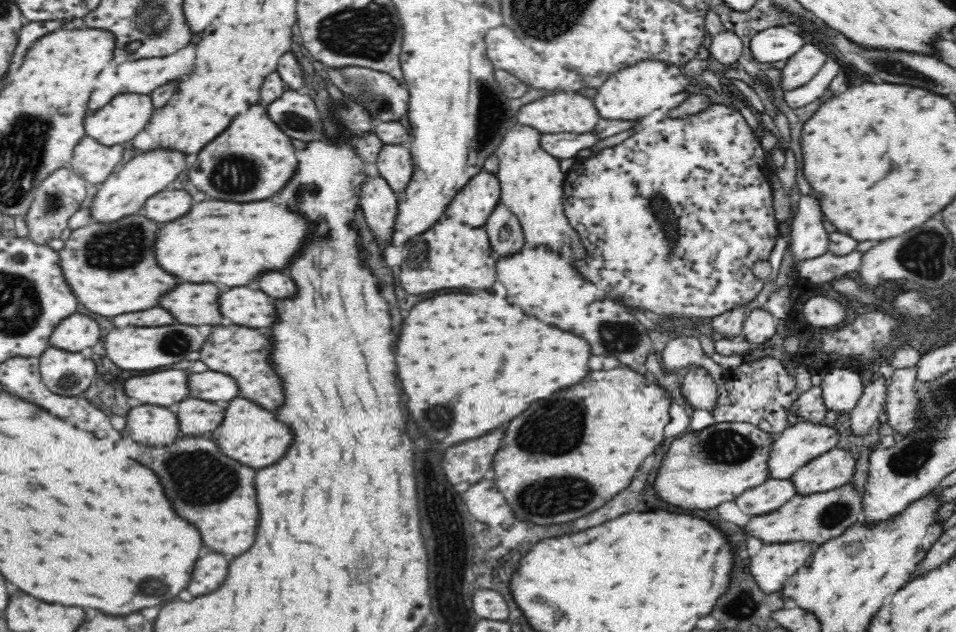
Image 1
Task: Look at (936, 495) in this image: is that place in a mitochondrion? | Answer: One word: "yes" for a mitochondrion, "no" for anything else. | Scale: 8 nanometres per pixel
no

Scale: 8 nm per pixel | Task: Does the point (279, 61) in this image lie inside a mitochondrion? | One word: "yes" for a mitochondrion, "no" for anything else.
no

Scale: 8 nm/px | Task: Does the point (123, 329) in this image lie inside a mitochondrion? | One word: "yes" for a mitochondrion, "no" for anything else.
no

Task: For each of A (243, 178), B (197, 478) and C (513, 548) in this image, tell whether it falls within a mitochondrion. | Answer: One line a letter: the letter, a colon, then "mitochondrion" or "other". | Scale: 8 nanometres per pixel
A: mitochondrion
B: mitochondrion
C: other

